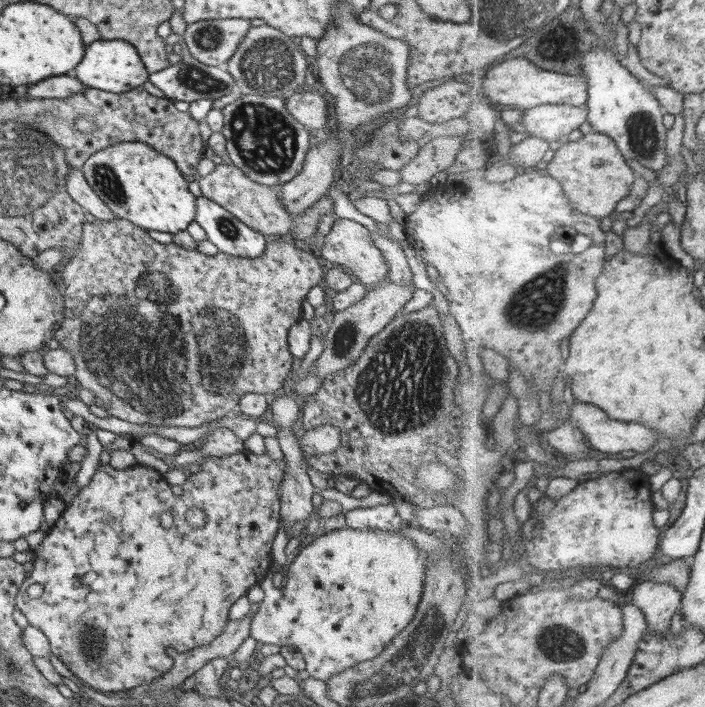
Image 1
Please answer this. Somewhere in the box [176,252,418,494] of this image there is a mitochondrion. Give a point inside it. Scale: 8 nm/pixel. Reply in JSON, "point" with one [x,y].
{"point":[345,340]}

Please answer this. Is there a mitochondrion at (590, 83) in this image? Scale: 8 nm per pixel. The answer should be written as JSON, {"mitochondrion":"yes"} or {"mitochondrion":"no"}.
{"mitochondrion":"no"}

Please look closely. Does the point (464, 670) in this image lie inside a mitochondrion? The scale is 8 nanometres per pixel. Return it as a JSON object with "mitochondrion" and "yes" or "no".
{"mitochondrion":"no"}

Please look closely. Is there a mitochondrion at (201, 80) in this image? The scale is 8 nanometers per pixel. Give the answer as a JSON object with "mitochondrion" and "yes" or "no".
{"mitochondrion":"yes"}

